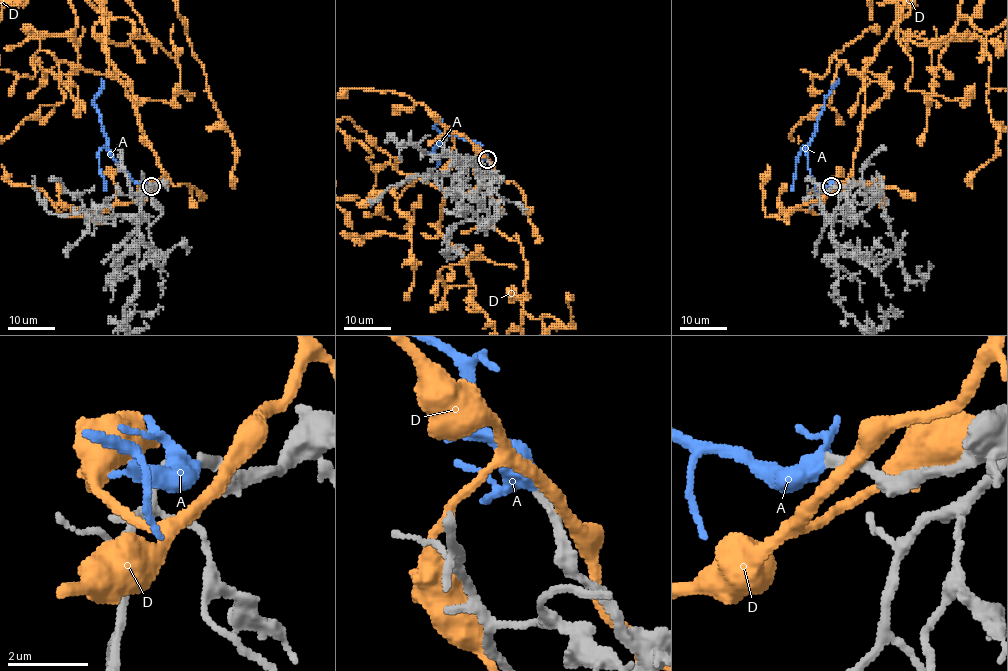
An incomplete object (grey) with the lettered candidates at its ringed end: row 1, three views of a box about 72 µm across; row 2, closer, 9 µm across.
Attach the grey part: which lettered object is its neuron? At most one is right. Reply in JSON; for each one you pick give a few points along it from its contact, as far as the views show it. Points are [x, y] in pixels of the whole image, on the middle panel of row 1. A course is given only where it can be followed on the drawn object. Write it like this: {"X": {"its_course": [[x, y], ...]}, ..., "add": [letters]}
{"A": {"its_course": [[486, 160], [470, 140], [445, 135], [431, 151], [438, 166]]}, "add": ["A"]}

